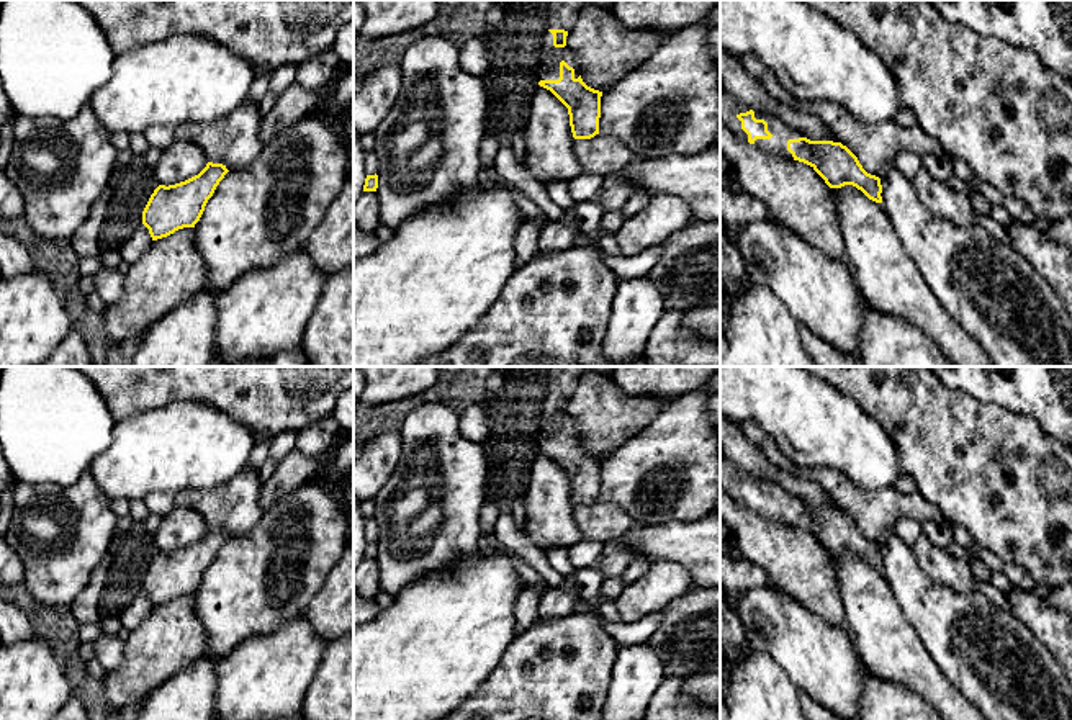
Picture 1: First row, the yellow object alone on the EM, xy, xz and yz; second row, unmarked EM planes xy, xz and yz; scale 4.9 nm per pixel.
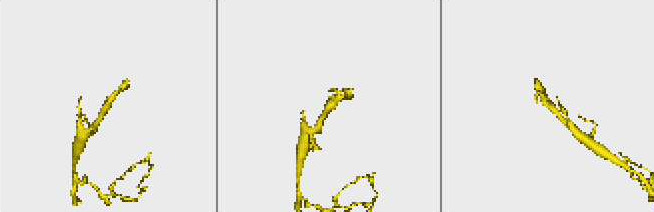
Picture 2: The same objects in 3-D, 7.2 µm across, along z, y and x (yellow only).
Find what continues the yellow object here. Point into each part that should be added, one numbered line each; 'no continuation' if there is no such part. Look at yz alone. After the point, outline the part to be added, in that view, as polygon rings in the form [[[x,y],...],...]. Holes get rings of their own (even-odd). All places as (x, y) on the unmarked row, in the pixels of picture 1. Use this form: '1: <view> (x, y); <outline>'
1: yz (781, 499); [[[754,478],[754,484],[764,486],[768,489],[768,497],[772,501],[771,506],[756,506],[754,512],[777,524],[794,525],[792,520],[787,517],[787,507],[804,502],[792,493],[781,488],[776,481]]]

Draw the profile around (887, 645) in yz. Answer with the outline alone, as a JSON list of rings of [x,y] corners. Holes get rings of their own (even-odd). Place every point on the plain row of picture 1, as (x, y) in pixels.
[[[853,551],[831,555],[845,609],[845,630],[864,664],[876,677],[897,682],[931,704],[943,720],[985,720],[979,710],[961,695],[941,673],[920,641],[917,630],[907,622],[887,584],[882,569],[869,566]]]

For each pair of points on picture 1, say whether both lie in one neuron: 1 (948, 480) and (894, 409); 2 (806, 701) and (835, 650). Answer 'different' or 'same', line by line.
1: same
2: different

